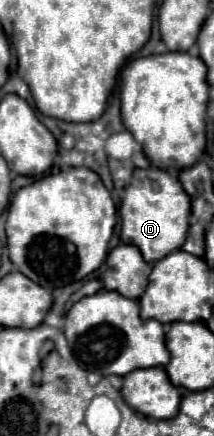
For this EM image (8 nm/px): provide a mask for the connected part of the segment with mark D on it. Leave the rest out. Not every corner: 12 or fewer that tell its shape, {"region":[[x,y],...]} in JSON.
{"region":[[134,169],[120,239],[144,261],[184,245],[190,197],[176,177]]}

